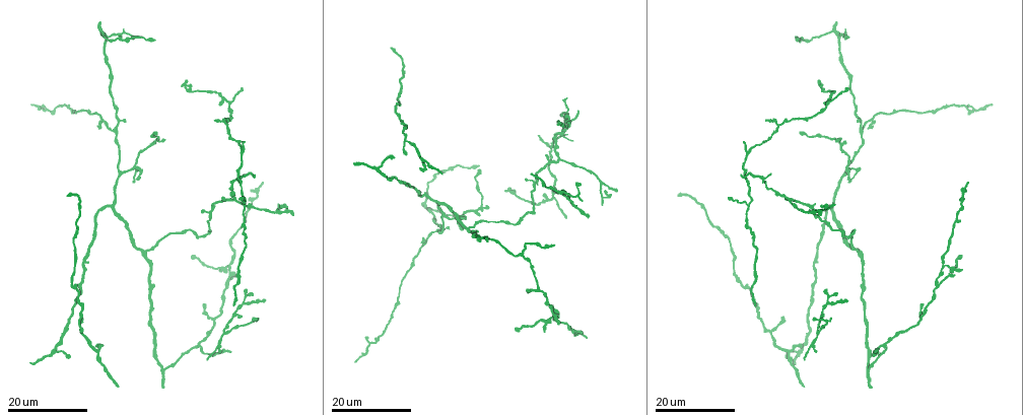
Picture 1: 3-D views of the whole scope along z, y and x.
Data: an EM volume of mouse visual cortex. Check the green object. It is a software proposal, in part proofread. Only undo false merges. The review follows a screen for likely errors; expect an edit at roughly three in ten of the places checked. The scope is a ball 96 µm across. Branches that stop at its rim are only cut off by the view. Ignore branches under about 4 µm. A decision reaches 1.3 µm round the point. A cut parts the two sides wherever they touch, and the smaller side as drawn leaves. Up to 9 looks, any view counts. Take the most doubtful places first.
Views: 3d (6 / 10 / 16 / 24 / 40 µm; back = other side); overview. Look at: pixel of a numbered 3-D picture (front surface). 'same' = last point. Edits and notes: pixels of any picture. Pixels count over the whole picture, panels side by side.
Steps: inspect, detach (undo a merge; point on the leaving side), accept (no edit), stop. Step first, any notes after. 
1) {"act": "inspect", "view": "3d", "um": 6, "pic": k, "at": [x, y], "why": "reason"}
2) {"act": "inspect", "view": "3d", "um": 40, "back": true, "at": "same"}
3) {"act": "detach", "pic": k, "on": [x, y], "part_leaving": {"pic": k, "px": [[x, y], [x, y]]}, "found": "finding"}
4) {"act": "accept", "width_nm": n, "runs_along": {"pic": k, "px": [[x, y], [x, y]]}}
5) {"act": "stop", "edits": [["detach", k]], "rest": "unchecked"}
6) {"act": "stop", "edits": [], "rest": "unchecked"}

{"act": "inspect", "view": "3d", "um": 24, "pic": 1, "at": [136, 170], "why": "three-way junction"}

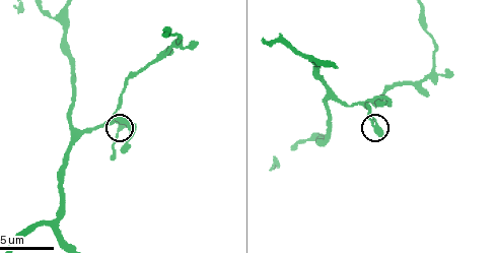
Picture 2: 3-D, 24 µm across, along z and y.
{"act": "inspect", "view": "3d", "um": 6, "pic": 2, "at": [377, 127], "why": "closer look"}

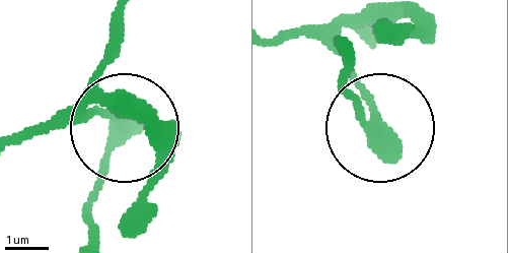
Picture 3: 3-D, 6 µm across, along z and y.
{"act": "accept", "runs_along": {"pic": 3, "px": [[22, 136], [95, 114], [117, 121], [87, 208]]}, "found": "continuous, no second neuron"}

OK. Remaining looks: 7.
{"act": "inspect", "view": "3d", "um": 24, "pic": 1, "at": [228, 125], "why": "a fork"}

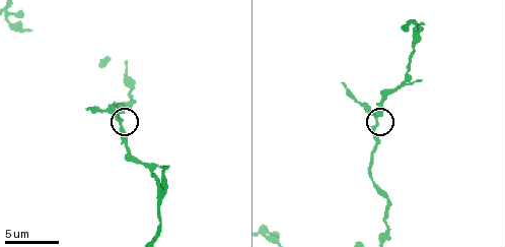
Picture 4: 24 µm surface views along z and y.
{"act": "inspect", "view": "3d", "um": 6, "pic": 4, "at": [374, 117]}

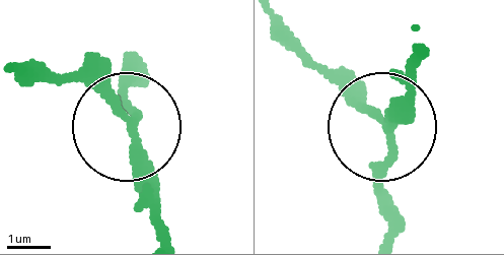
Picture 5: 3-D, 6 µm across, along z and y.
{"act": "accept", "width_nm": 190, "found": "continuous, no second neuron"}

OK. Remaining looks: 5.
{"act": "inspect", "view": "3d", "um": 16, "pic": 1, "at": [163, 370], "why": "looks like a crossing"}

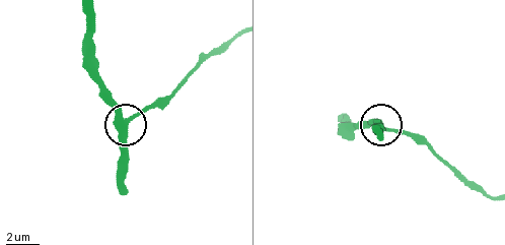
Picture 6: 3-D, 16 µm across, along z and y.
{"act": "inspect", "view": "3d", "um": 6, "pic": 6, "at": [128, 122]}

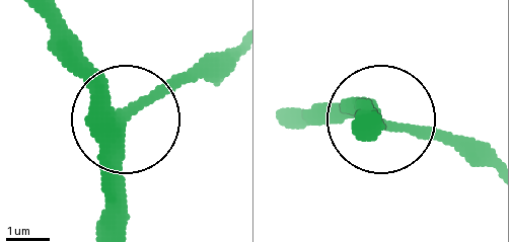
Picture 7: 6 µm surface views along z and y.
{"act": "accept", "runs_along": {"pic": 7, "px": [[33, 12], [118, 122], [122, 230]]}, "found": "all the same neuron"}

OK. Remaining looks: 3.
{"act": "inspect", "view": "3d", "um": 16, "pic": 2, "at": [335, 99], "why": "a fork"}

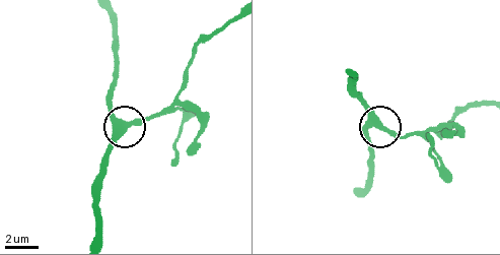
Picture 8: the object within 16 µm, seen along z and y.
{"act": "accept", "width_nm": 350, "found": "all the same neuron"}

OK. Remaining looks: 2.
{"act": "inspect", "view": "3d", "um": 10, "pic": 2, "at": [433, 70], "why": "four arms meet"}

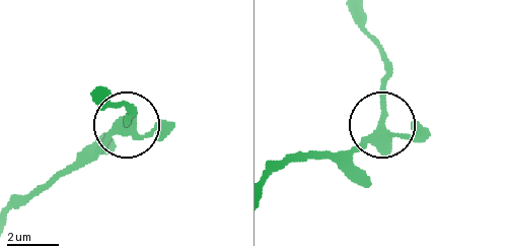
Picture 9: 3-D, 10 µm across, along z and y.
{"act": "inspect", "view": "3d", "um": 6, "pic": 9, "at": [383, 127], "why": "zoom in"}

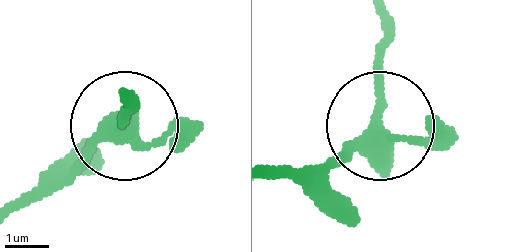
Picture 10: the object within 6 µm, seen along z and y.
{"act": "accept", "width_nm": 350, "runs_along": {"pic": 10, "px": [[270, 174], [324, 166], [375, 130], [379, 20]]}, "found": "one neuron here"}

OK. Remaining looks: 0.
{"act": "stop", "edits": [], "rest": "unchecked"}

